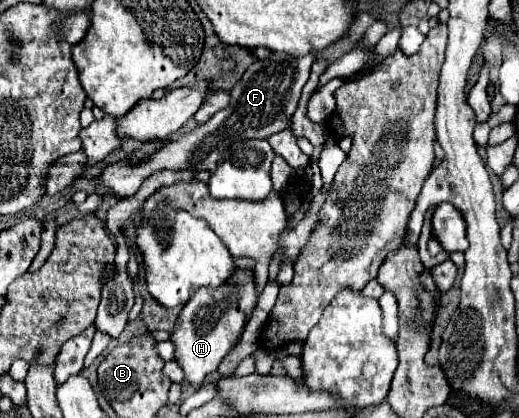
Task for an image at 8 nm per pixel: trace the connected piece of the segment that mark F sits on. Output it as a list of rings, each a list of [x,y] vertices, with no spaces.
[[[270,54],[262,60],[256,60],[248,66],[242,80],[232,88],[230,92],[230,106],[214,114],[206,124],[192,130],[190,134],[168,142],[162,150],[158,150],[148,160],[142,160],[136,166],[128,166],[126,162],[108,164],[98,176],[96,182],[104,188],[110,188],[116,196],[128,198],[132,196],[144,178],[158,170],[210,170],[214,172],[218,168],[218,162],[222,162],[222,154],[226,146],[238,140],[248,138],[268,138],[276,132],[282,132],[286,128],[286,120],[294,114],[302,86],[308,82],[310,66],[312,66],[314,54],[306,54],[300,58],[286,56],[286,54]]]

